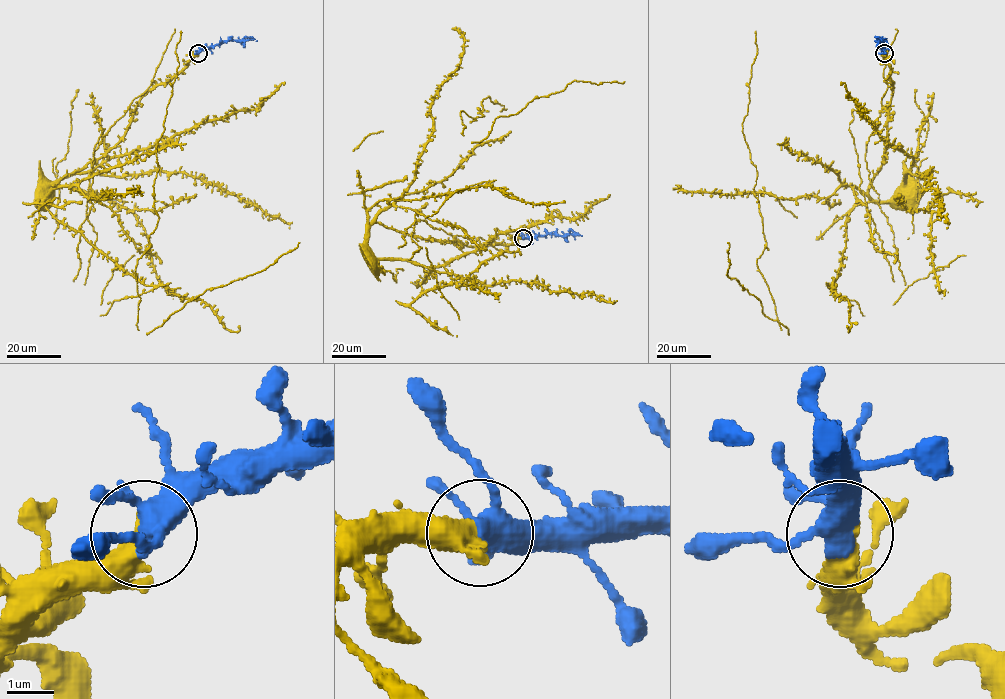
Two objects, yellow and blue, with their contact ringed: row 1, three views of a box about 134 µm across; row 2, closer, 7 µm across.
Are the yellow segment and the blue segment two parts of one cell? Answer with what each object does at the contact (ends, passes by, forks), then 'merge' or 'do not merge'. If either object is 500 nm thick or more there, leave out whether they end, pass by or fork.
yellow passes by; blue forks; merge

